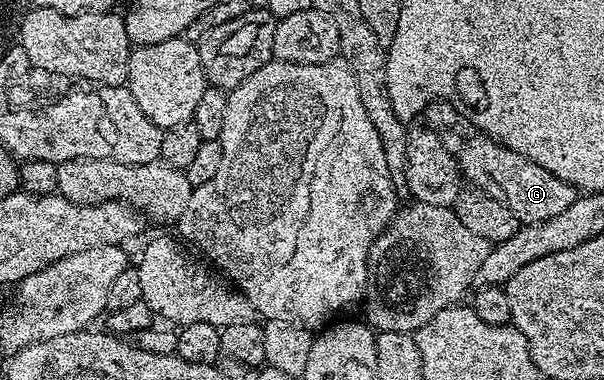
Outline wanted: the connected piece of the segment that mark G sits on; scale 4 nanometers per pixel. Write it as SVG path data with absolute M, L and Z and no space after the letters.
M485 135L467 136L463 149L456 154L458 167L462 170L463 178L473 188L482 189L492 199L500 199L516 215L522 225L544 223L571 207L576 198L573 185L564 183L564 179L556 179L552 171L544 171L536 163L524 159L516 151L504 147L500 142Z

